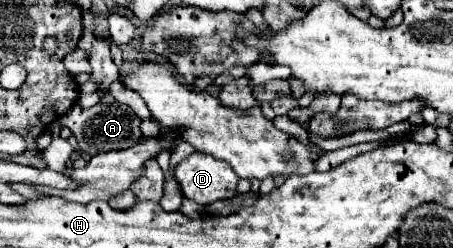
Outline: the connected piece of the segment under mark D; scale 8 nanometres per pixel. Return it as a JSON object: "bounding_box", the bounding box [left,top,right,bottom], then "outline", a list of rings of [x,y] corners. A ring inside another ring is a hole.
{"bounding_box":[174,153,238,205],"outline":[[[192,153],[180,161],[174,169],[174,179],[180,183],[184,197],[200,205],[234,197],[238,183],[238,175],[226,161],[204,153]]]}

